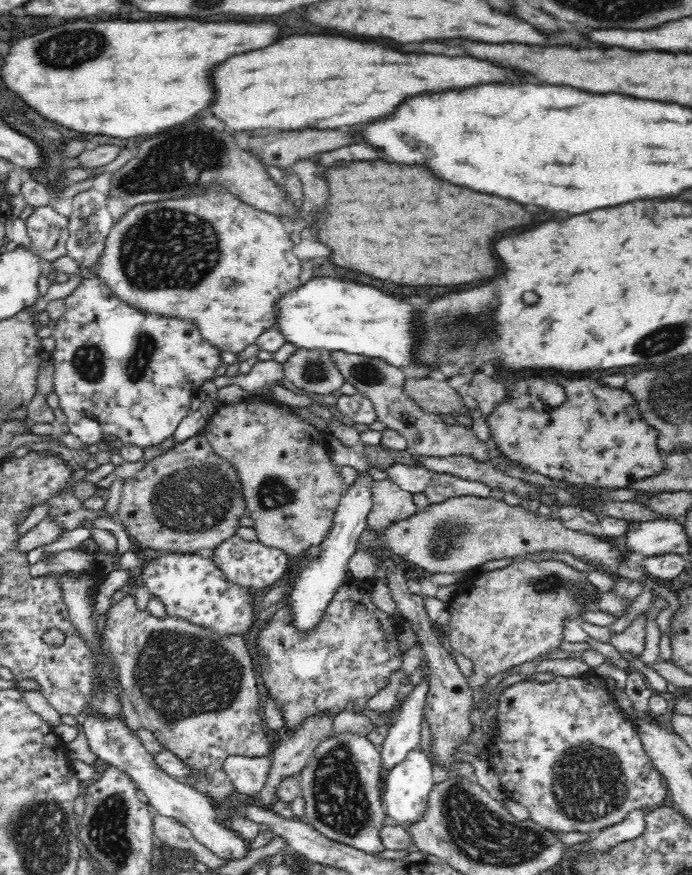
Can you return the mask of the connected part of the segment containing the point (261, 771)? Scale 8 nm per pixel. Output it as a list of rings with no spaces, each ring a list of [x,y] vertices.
[[[268,750],[262,756],[227,756],[223,767],[238,792],[256,795],[266,784],[272,765],[273,754]]]

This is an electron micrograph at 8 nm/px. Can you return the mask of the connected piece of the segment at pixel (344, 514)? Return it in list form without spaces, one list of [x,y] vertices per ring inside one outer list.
[[[368,466],[366,470],[358,471],[356,480],[346,488],[346,494],[342,495],[340,499],[335,516],[335,525],[329,537],[320,544],[315,558],[300,567],[298,586],[294,586],[294,596],[290,596],[290,602],[294,608],[294,616],[296,616],[294,624],[302,632],[308,632],[318,624],[318,620],[322,616],[322,609],[326,607],[333,592],[341,586],[342,576],[346,576],[346,572],[349,571],[349,559],[357,550],[356,536],[362,532],[364,524],[367,524],[367,514],[372,508],[375,482],[371,466]]]

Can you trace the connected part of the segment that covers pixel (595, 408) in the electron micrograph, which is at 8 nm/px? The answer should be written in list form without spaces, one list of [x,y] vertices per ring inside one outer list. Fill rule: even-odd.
[[[558,378],[558,384],[566,394],[558,406],[545,407],[541,396],[524,396],[530,384],[518,380],[509,388],[515,397],[485,416],[490,433],[505,456],[556,481],[614,489],[624,488],[634,477],[660,470],[661,452],[654,445],[656,431],[644,424],[636,409],[632,409],[628,393],[603,387],[590,378]]]

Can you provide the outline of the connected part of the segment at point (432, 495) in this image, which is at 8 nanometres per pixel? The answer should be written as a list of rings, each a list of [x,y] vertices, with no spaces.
[[[433,472],[423,493],[430,504],[438,504],[448,498],[458,496],[470,495],[485,499],[489,496],[490,491],[486,485],[482,485],[480,482],[462,480],[448,473]]]

